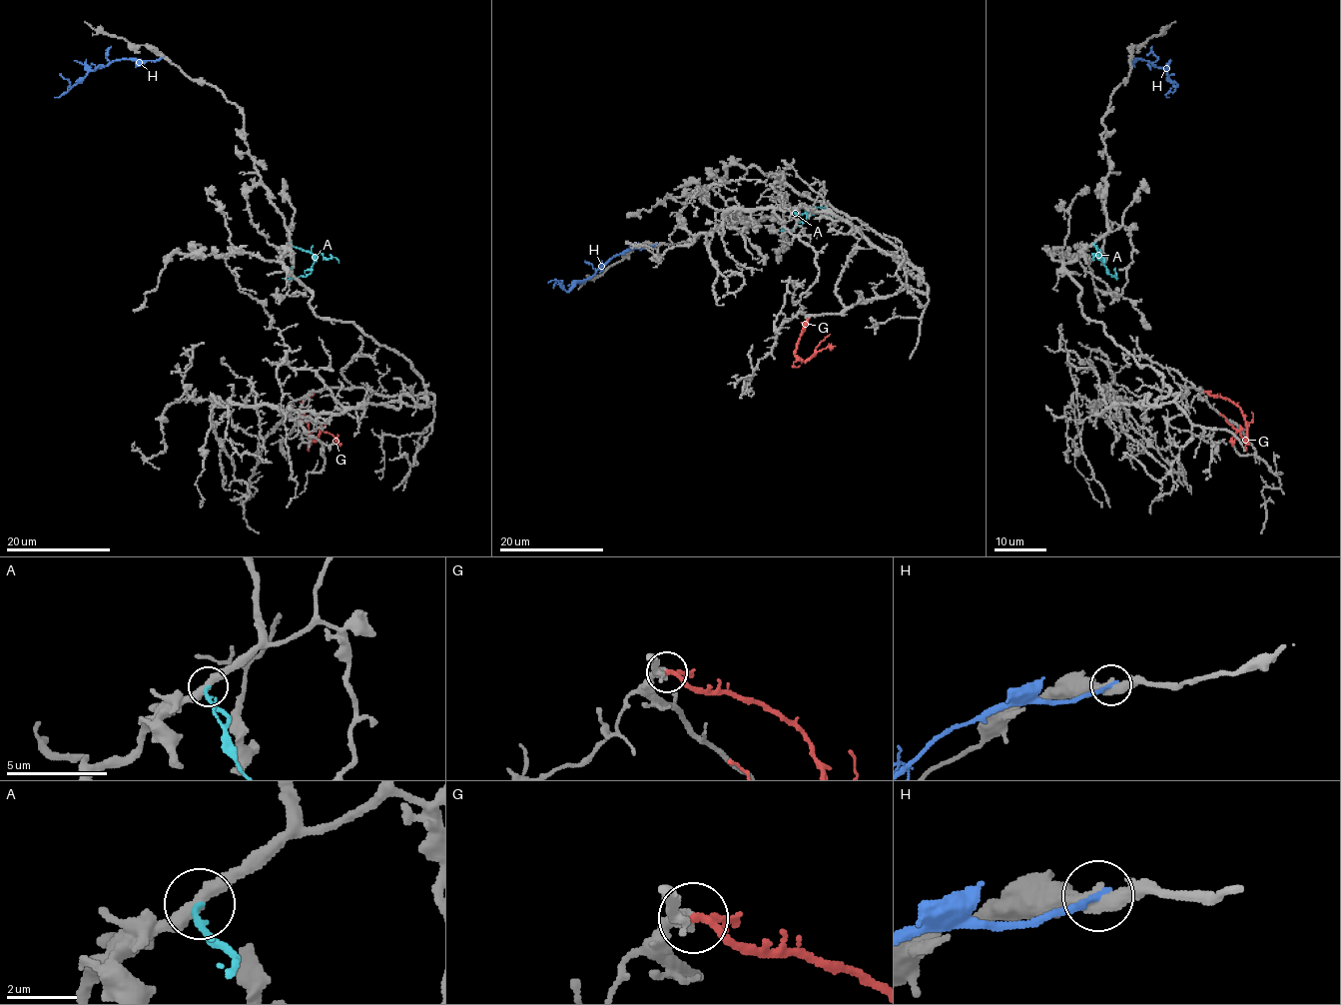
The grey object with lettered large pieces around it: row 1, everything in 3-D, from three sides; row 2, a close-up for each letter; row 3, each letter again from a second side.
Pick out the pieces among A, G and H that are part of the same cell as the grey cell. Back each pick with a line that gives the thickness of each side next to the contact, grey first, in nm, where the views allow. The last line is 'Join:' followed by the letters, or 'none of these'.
G: calibres 380 and 180 nm
Join: G

